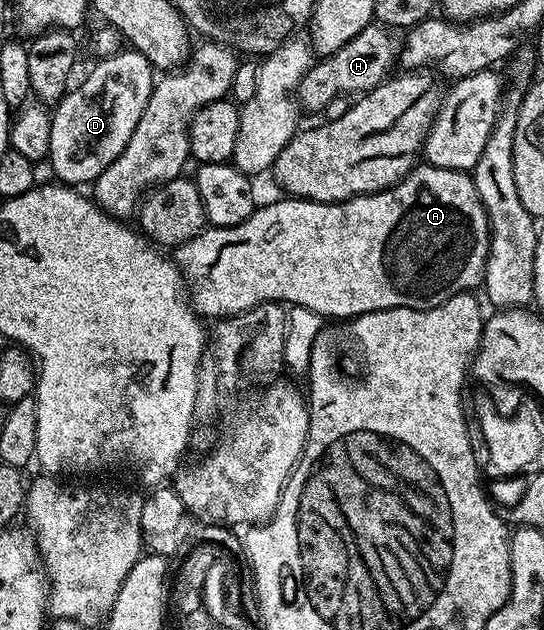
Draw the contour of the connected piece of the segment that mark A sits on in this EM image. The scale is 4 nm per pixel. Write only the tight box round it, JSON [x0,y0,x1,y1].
[173,162,489,318]

